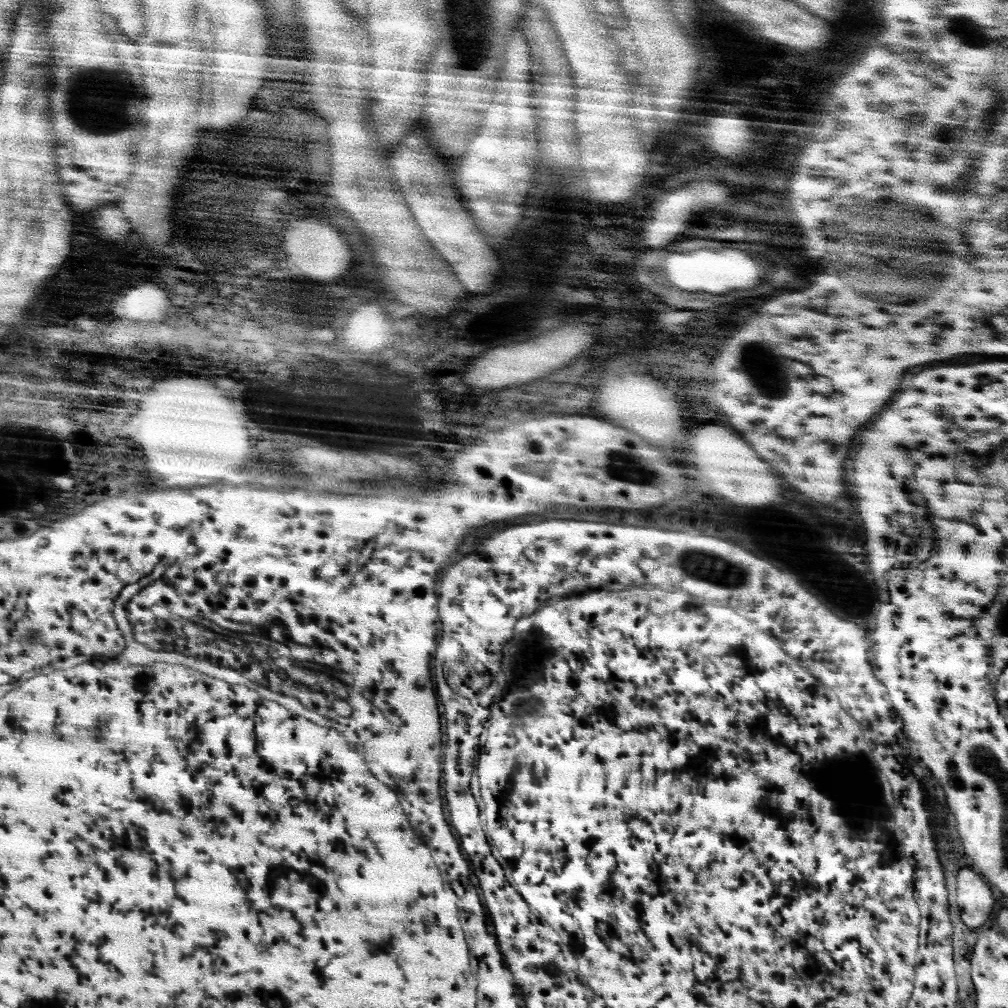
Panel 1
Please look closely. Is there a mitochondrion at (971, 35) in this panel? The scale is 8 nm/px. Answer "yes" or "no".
yes

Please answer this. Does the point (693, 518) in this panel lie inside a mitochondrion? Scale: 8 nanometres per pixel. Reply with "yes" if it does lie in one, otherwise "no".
no

